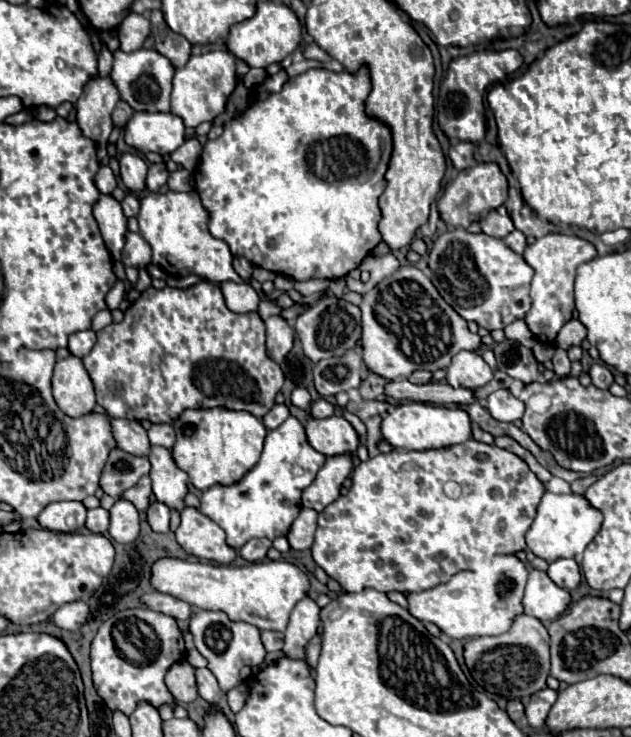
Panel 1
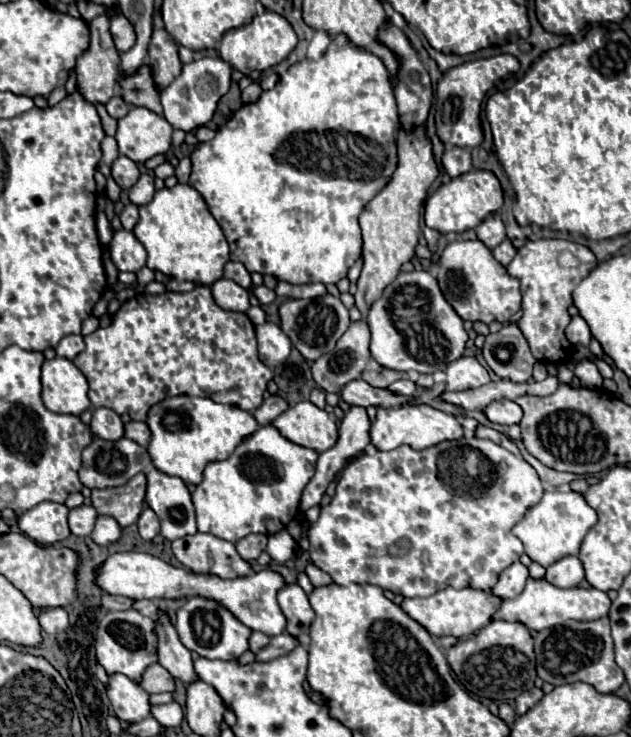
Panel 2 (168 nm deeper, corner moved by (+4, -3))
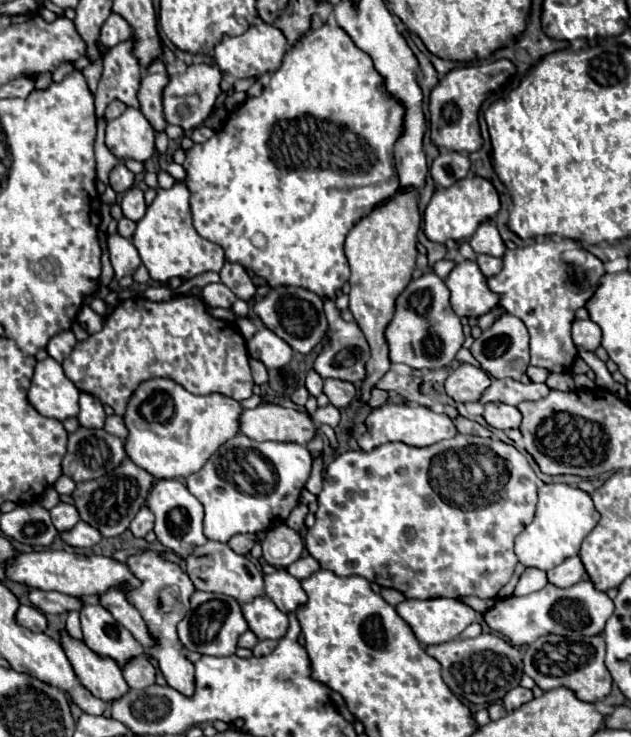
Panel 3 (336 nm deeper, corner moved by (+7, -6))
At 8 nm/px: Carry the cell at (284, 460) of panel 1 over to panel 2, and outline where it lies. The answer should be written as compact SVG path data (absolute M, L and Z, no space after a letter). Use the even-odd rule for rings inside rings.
M262 426L258 428L250 438L246 438L228 460L222 462L210 462L204 470L202 484L196 486L192 492L192 502L196 508L196 522L198 532L208 532L212 536L218 536L222 540L228 540L236 544L240 538L248 534L276 534L298 514L300 494L304 486L314 476L314 464L316 464L318 452L308 450L304 446L298 446L284 438L278 428L274 426Z

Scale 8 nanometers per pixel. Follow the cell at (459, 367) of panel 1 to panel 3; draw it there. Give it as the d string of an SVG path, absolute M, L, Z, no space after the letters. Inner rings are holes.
M461 363L447 377L445 391L457 403L473 403L473 401L479 401L479 397L489 385L491 385L491 379L483 369Z

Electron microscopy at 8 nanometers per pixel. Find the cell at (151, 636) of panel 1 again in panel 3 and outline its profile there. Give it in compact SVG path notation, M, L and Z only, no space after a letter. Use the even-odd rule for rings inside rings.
M83 605L79 615L83 641L95 653L111 657L119 665L125 665L129 659L143 655L143 647L135 641L135 637L123 629L123 625L119 625L101 605Z

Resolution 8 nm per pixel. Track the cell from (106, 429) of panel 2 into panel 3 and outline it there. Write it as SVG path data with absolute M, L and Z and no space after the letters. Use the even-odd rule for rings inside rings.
M81 393L79 397L79 415L77 415L79 423L83 427L103 427L103 421L105 421L105 411L103 411L103 405L97 397L89 395L89 393Z

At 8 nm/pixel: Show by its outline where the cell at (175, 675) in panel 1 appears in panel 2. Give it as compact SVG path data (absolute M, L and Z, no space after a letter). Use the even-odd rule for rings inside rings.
M152 664L152 666L146 668L140 686L148 694L154 694L154 692L174 692L176 690L174 676L166 668L162 668L160 664Z

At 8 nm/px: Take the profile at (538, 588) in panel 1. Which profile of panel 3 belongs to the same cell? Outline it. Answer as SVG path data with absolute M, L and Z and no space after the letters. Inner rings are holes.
M581 579L579 583L559 589L551 583L547 583L541 591L529 593L525 597L507 597L499 599L487 613L485 623L491 627L493 633L499 633L503 639L507 639L511 645L531 645L531 641L537 641L543 635L561 635L571 637L573 633L581 633L583 637L595 637L601 635L605 621L613 613L613 601L607 593L595 589L591 579Z

